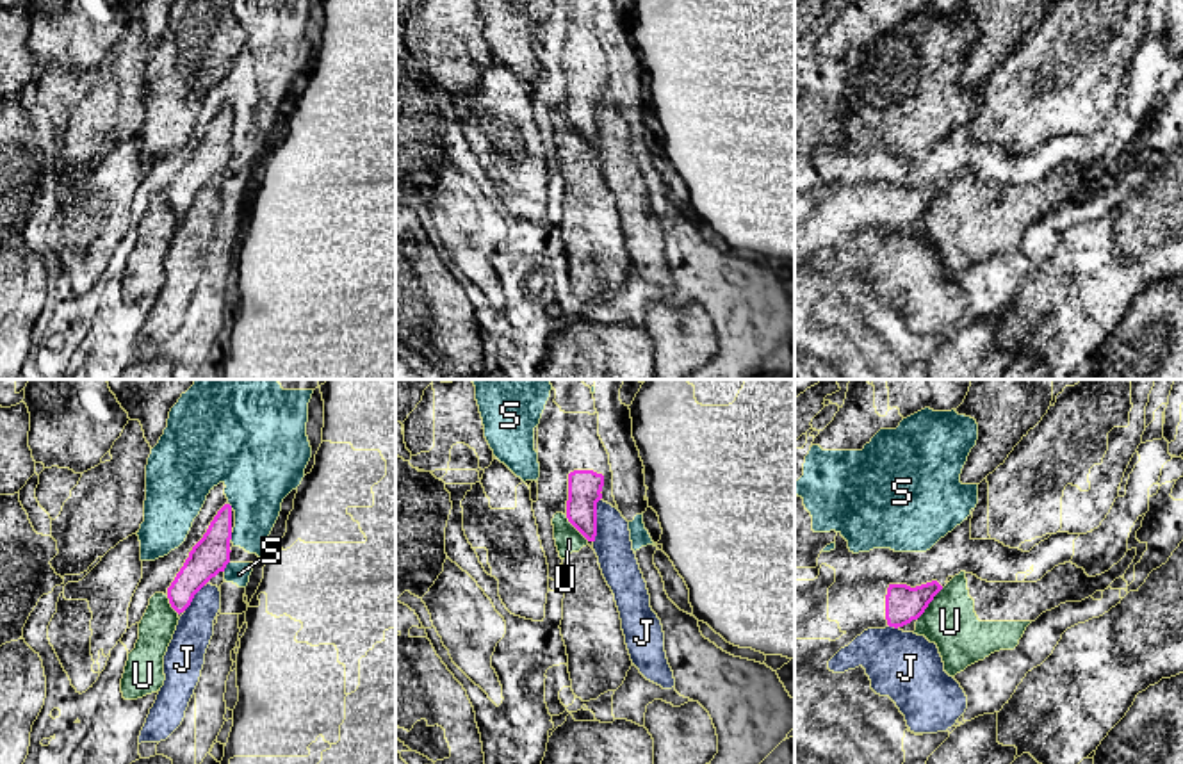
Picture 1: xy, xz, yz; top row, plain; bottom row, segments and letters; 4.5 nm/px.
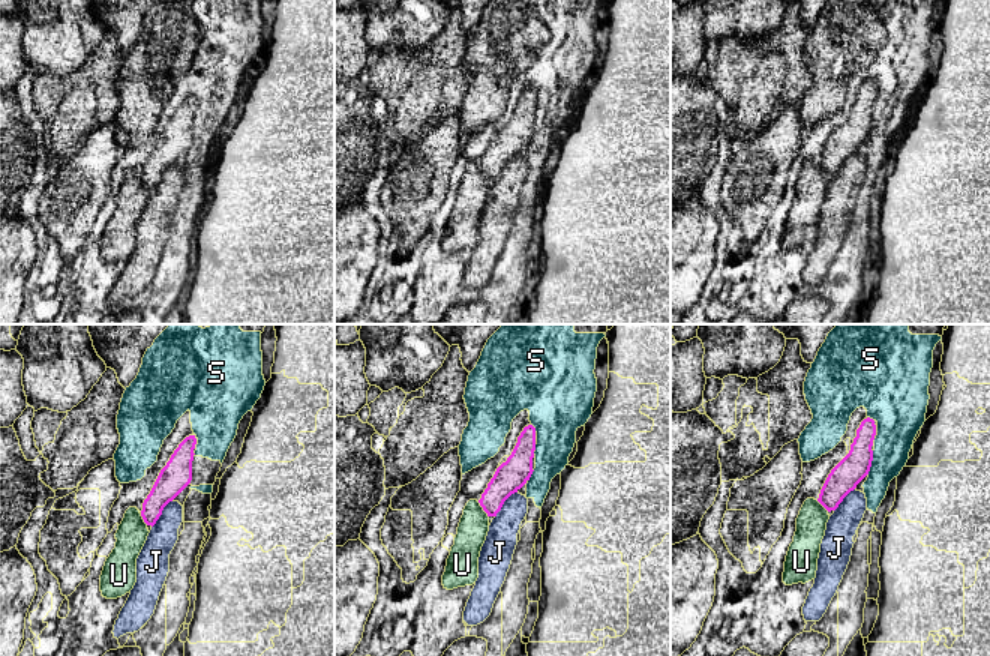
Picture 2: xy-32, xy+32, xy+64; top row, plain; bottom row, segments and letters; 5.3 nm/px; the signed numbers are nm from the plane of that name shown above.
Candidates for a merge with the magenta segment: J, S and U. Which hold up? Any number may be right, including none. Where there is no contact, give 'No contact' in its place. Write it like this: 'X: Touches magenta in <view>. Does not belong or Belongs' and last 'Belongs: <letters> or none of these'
J: Touches magenta in xz. Does not belong
S: Touches magenta in xy. Does not belong
U: Touches magenta in yz. Does not belong
Belongs: none of these

